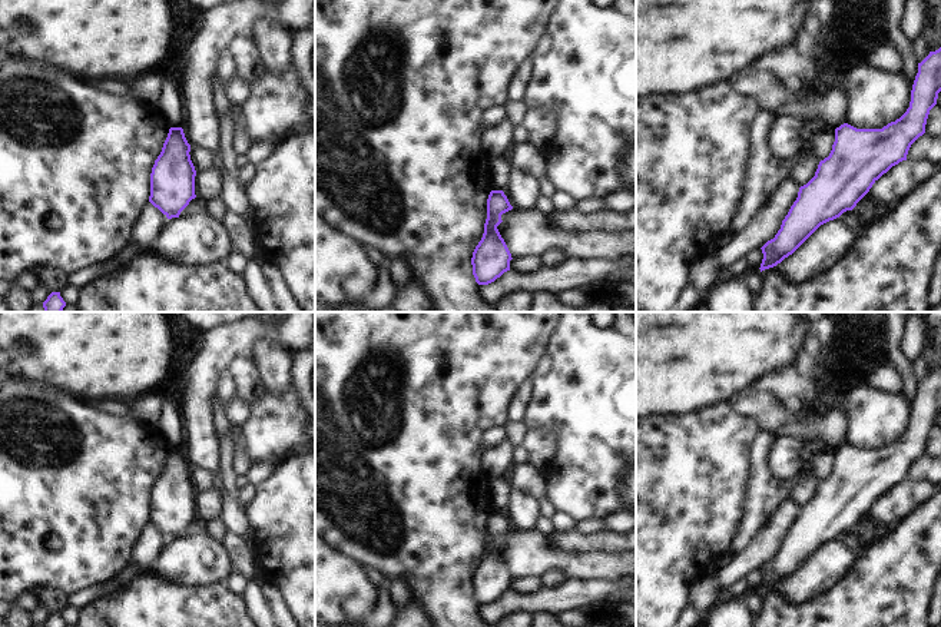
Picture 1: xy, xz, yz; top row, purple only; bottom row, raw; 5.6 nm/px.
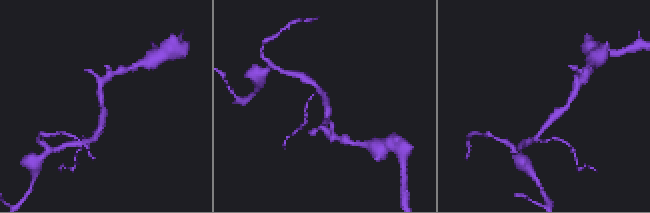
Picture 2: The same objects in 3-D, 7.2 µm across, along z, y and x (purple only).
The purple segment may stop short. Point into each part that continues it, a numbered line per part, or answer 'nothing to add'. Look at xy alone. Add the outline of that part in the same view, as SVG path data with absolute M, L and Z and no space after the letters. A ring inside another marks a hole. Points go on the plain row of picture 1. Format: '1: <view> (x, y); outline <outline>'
nothing to add

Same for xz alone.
nothing to add

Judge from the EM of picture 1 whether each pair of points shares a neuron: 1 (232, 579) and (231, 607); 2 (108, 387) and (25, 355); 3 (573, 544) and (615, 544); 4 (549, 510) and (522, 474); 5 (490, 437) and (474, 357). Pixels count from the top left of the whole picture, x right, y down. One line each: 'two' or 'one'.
1: two
2: one
3: one
4: one
5: two

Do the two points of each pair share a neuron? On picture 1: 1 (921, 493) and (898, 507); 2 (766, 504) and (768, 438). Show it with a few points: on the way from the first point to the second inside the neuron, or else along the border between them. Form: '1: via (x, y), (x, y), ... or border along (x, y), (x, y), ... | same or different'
1: via (915, 493), (904, 501) | same
2: via (762, 488), (761, 454) | same

